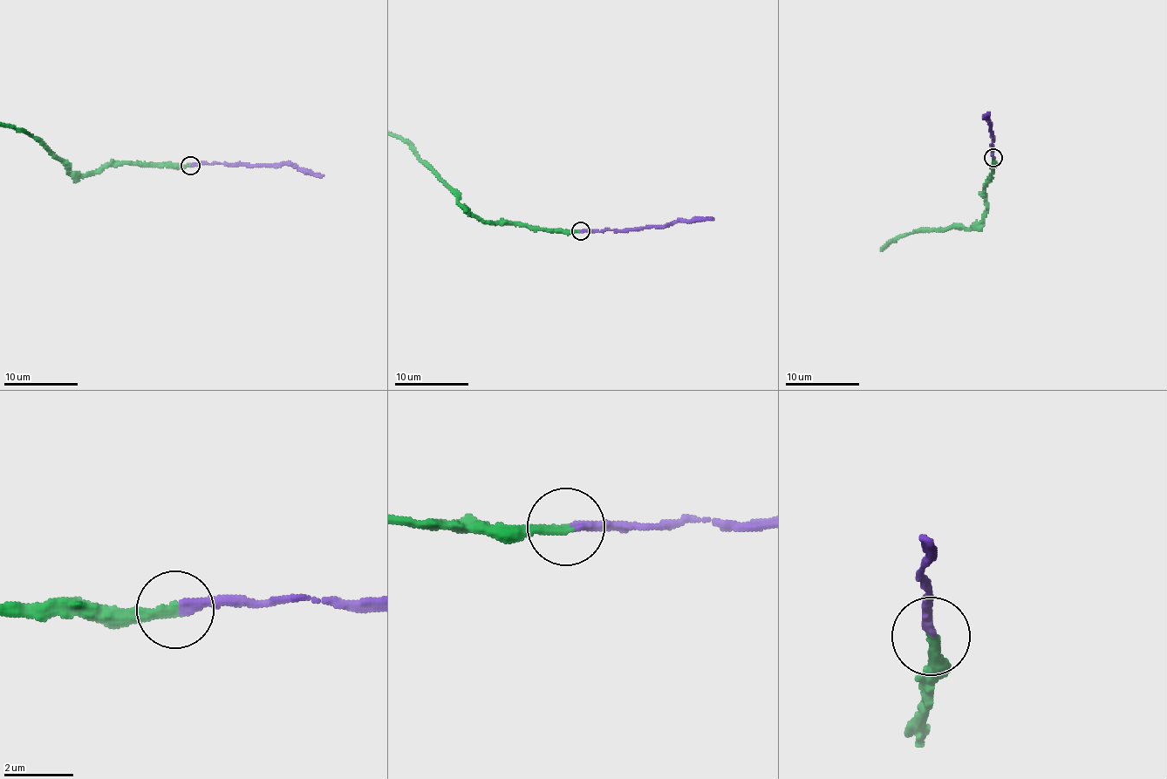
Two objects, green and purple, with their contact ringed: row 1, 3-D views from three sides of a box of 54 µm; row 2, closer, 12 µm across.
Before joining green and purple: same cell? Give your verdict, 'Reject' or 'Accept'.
Accept

